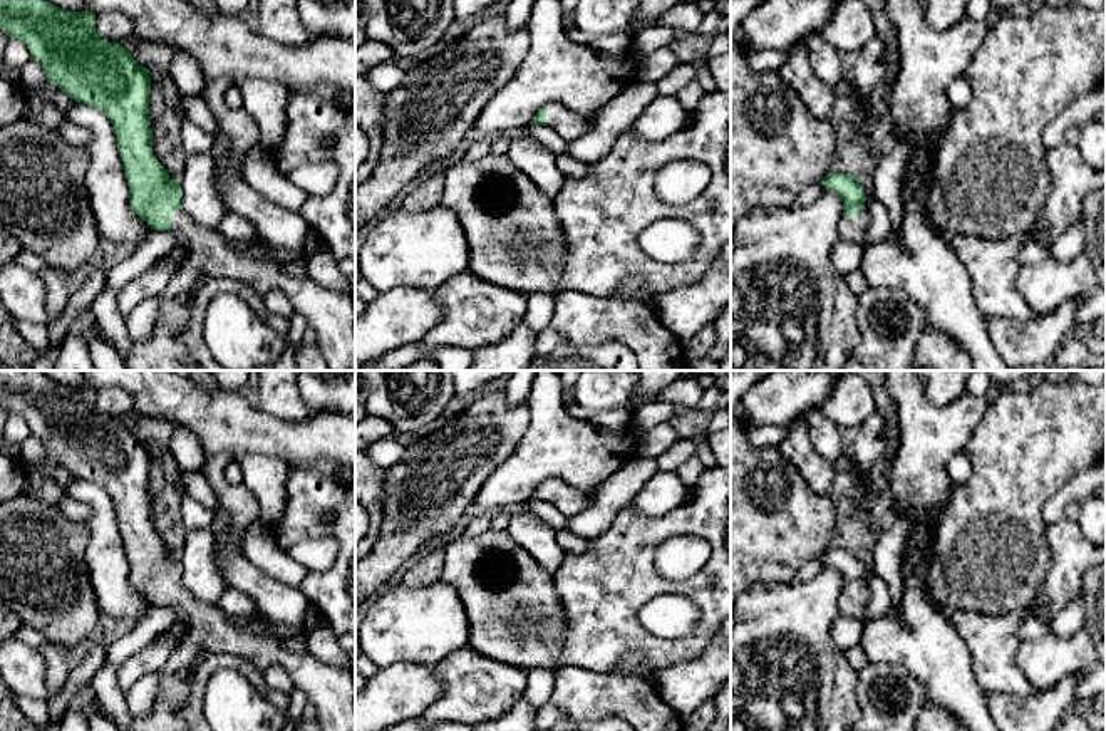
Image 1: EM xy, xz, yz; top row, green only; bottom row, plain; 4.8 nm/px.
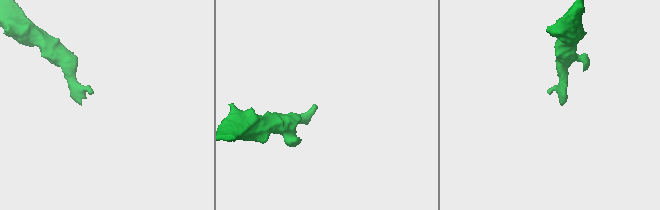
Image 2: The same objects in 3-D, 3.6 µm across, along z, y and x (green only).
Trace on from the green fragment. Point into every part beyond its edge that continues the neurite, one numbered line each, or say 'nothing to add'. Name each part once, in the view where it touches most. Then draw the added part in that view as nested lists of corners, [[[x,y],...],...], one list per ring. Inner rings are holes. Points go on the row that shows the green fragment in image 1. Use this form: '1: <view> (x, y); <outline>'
1: xy (330, 314); [[[183,208],[171,213],[171,233],[188,250],[188,258],[159,295],[141,302],[124,319],[132,340],[147,340],[164,302],[194,288],[199,278],[235,278],[263,297],[270,290],[282,290],[295,312],[317,332],[317,347],[330,371],[354,369],[354,303],[349,293],[328,290],[308,275],[295,277],[271,260],[238,251],[228,243],[228,236],[216,228],[201,226]]]

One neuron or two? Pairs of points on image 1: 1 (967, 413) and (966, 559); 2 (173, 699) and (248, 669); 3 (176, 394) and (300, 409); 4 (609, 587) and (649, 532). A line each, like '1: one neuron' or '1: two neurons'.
1: two neurons
2: two neurons
3: two neurons
4: one neuron

